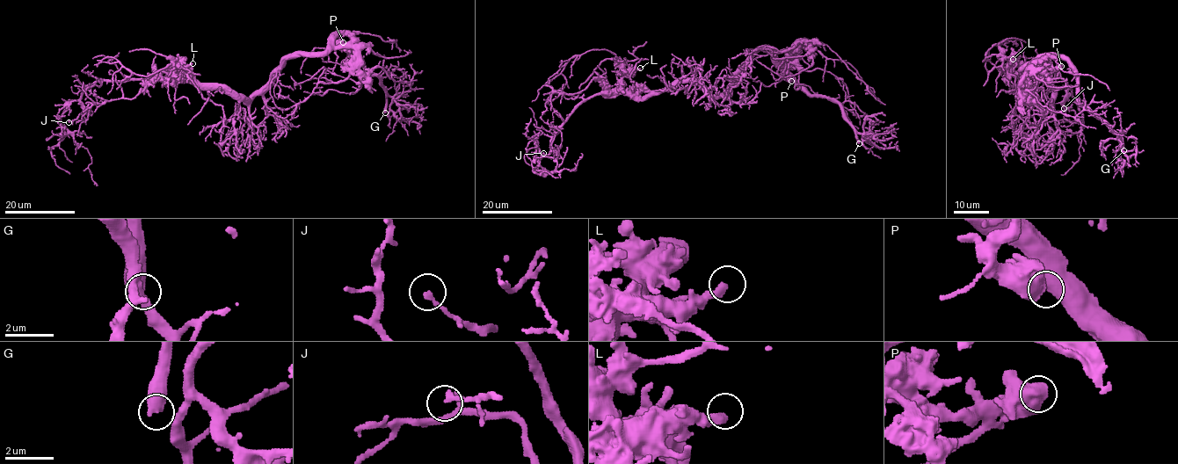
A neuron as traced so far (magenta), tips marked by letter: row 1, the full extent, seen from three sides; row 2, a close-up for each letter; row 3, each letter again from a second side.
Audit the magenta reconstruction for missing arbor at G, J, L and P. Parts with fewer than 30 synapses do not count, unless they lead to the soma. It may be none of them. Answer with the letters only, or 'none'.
G

